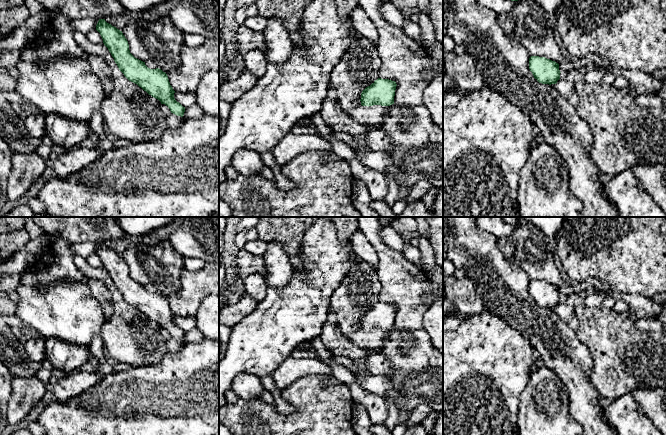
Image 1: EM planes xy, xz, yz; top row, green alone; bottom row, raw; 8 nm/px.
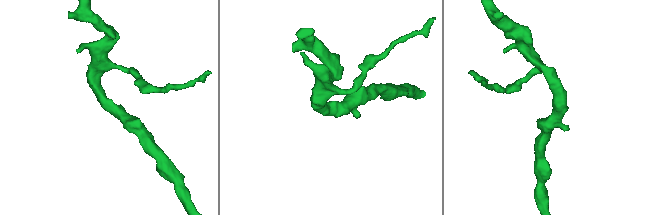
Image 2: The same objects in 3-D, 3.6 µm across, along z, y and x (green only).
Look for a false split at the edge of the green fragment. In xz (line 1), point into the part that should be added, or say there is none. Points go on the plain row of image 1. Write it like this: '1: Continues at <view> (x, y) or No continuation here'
1: No continuation here

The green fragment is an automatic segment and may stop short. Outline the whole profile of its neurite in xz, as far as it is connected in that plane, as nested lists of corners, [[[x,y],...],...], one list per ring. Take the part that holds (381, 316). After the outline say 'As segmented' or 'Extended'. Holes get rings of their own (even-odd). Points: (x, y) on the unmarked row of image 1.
[[[378,302],[361,317],[362,330],[390,330],[394,328],[396,306],[389,303]]]. As segmented

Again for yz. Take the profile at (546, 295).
[[[531,280],[529,293],[534,302],[542,308],[556,308],[560,303],[559,288],[545,281]]]. As segmented

